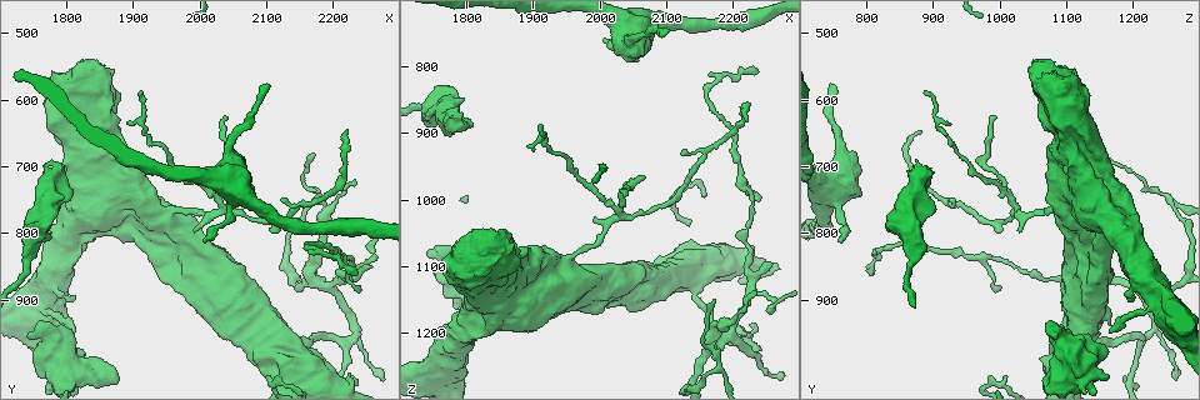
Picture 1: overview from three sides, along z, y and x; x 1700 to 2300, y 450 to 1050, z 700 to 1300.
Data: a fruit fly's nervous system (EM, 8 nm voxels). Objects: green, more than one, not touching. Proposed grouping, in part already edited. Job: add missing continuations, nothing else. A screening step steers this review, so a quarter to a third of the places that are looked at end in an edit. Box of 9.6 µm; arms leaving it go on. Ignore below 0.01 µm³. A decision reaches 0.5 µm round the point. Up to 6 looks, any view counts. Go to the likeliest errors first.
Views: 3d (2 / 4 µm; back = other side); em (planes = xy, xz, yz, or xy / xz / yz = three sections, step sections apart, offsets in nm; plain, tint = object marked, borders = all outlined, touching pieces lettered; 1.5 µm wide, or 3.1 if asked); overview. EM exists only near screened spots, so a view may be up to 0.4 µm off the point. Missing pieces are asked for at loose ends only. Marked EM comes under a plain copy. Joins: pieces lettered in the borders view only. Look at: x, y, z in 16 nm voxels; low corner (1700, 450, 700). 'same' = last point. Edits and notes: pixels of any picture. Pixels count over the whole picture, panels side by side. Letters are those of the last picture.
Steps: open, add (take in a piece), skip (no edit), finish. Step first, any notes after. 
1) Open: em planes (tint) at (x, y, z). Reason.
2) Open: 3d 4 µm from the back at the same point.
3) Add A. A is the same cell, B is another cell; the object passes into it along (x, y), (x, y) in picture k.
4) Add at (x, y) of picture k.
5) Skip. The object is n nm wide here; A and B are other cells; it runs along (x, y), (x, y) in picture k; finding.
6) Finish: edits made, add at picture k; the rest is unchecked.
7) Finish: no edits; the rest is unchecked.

Open: em planes (borders) at (1740, 960, 1085).

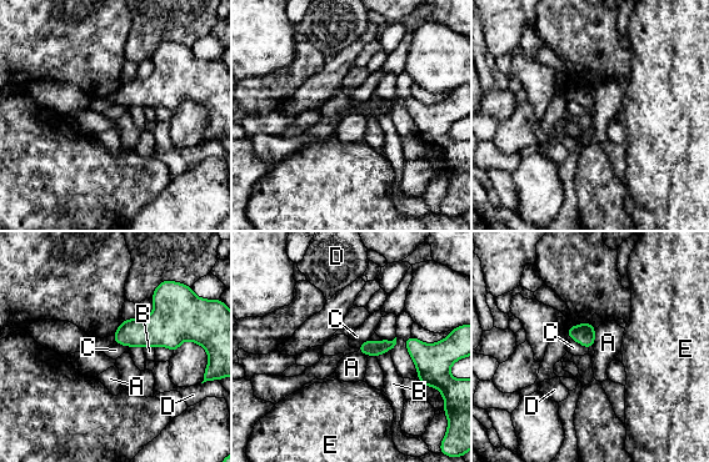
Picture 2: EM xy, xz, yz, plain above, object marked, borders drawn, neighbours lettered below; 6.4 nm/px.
Skip. A, B, C, D and E are other cells; a border runs along (568, 335), (588, 348) in picture 2; no lettered piece goes on from it.

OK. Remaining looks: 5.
Open: em planes (borders) at (2105, 580, 745). Free end.

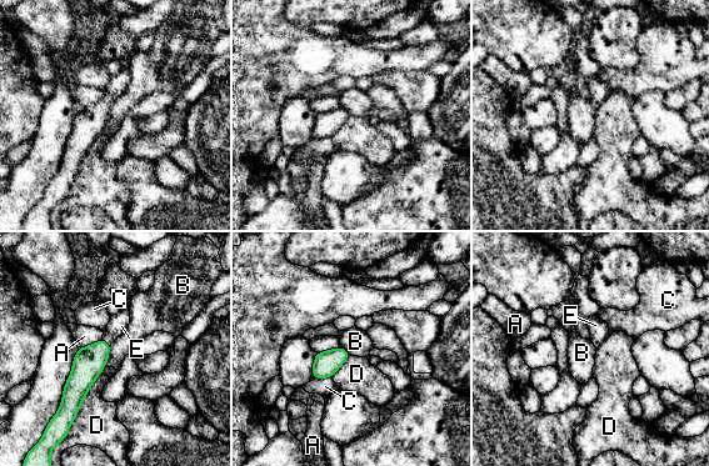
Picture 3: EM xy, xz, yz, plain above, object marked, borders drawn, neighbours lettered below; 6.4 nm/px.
Add E. E is the same cell, A, B, C and D are other cells; it goes on there.

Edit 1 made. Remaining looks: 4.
Finish: edits made, add at picture 3; the rest is unchecked.

